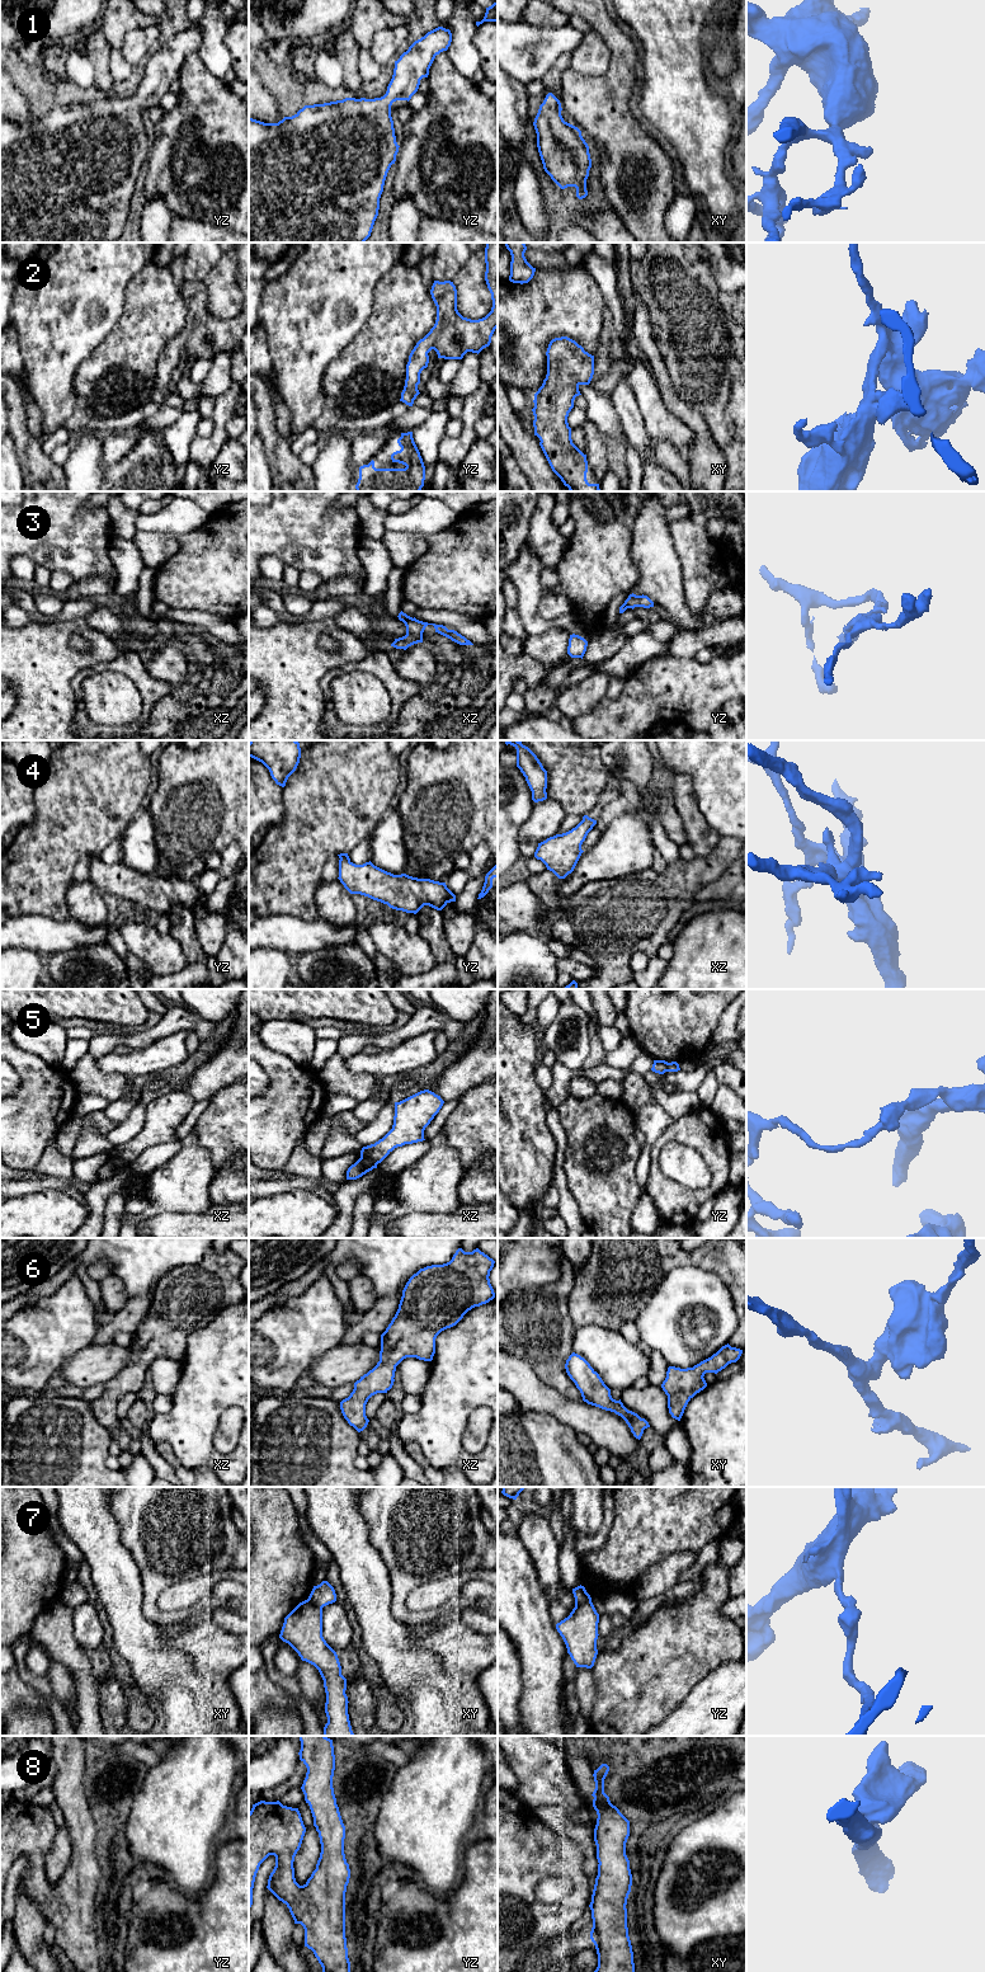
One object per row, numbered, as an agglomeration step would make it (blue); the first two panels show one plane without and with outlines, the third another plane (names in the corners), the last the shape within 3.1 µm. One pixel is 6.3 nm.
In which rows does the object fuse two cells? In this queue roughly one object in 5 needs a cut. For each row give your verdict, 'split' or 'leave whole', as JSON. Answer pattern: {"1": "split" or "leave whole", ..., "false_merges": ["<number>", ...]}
{"1": "leave whole", "2": "leave whole", "3": "split", "4": "leave whole", "5": "split", "6": "leave whole", "7": "split", "8": "leave whole", "false_merges": ["3", "5", "7"]}

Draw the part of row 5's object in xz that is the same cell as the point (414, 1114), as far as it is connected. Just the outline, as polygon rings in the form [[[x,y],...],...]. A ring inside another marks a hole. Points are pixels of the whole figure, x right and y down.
[[[429,1089],[395,1102],[392,1129],[374,1144],[363,1147],[362,1158],[381,1163],[395,1148],[423,1142],[424,1130],[442,1109],[444,1101]]]

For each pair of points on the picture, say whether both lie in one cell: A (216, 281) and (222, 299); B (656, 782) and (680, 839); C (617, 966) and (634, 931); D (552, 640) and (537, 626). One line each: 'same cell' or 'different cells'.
A: same cell
B: same cell
C: same cell
D: different cells

